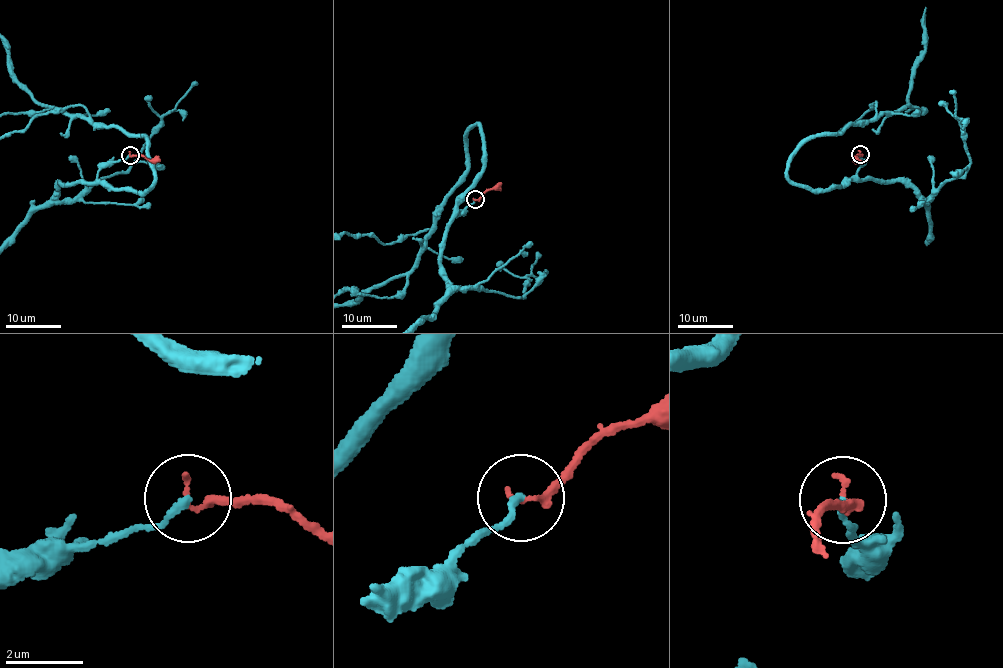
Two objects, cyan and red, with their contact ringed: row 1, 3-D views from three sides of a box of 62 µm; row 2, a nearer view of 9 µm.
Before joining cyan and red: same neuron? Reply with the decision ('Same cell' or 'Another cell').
Another cell

